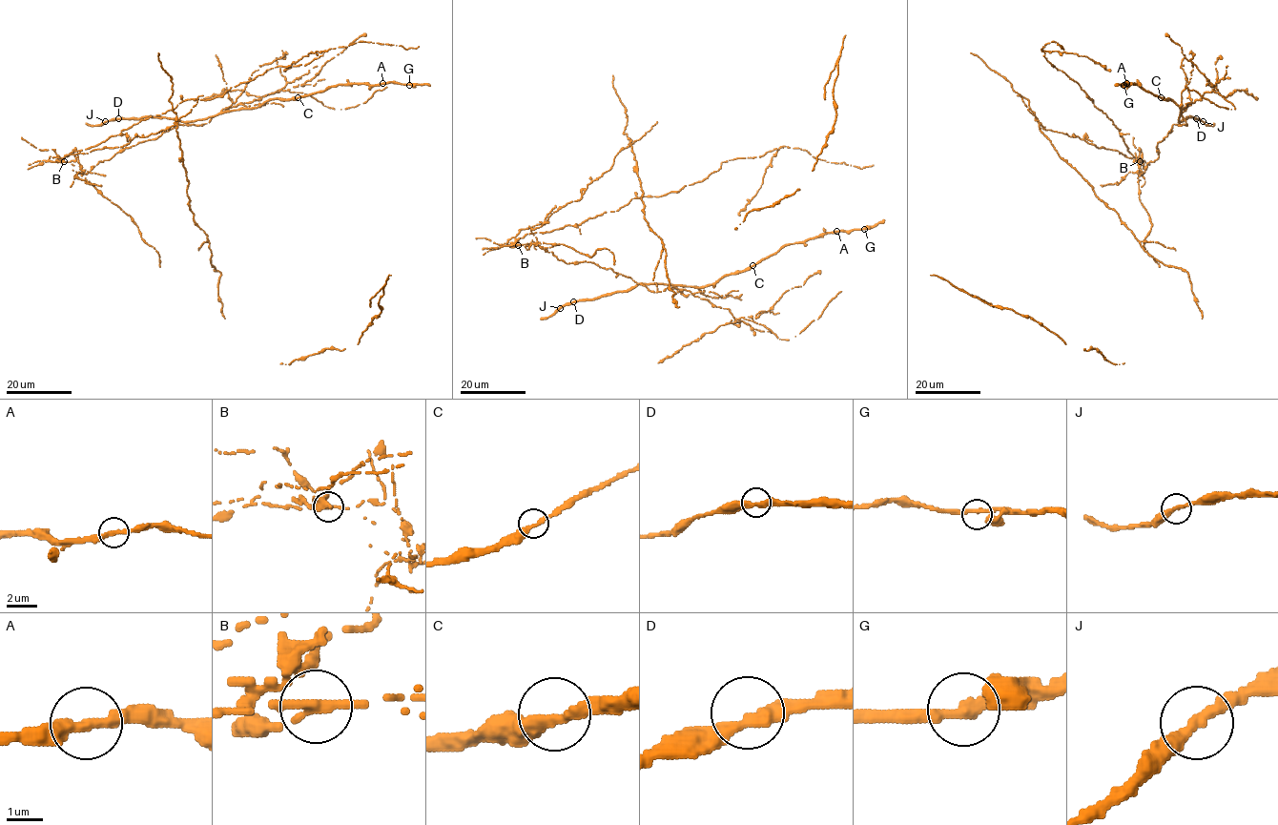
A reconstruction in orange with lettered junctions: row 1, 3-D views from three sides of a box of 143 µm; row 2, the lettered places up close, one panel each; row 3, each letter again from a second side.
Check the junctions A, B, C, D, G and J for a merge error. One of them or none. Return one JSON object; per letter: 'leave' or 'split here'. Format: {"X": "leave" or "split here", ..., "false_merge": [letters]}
{"A": "leave", "B": "split here", "C": "leave", "D": "leave", "G": "leave", "J": "leave", "false_merge": ["B"]}

